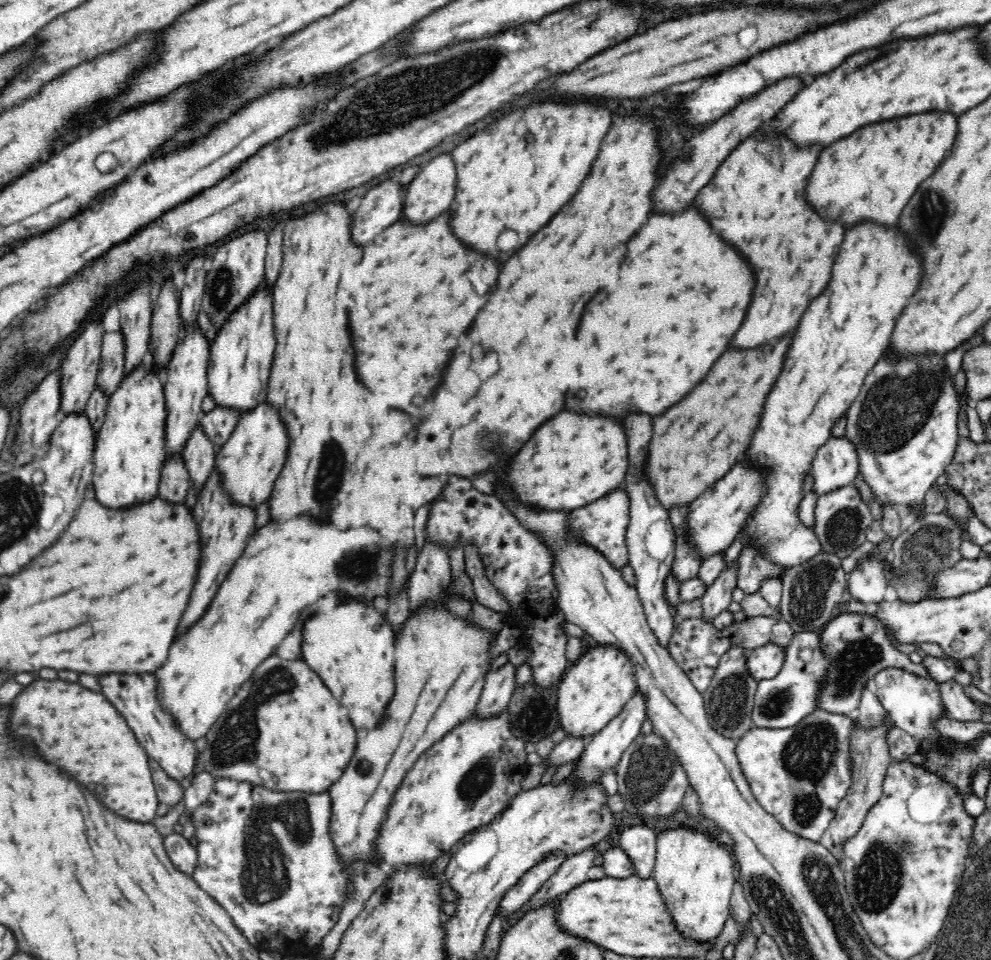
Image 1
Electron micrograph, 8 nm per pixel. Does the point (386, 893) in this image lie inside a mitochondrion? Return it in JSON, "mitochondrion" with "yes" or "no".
{"mitochondrion":"no"}

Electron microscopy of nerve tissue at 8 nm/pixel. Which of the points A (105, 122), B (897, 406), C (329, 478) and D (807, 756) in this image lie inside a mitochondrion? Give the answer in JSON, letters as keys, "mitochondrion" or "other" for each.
{"A":"other","B":"mitochondrion","C":"mitochondrion","D":"mitochondrion"}

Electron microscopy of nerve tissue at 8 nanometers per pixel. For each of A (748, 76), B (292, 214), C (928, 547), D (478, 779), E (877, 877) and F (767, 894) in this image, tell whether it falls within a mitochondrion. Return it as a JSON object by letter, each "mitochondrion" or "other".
{"A":"other","B":"other","C":"mitochondrion","D":"mitochondrion","E":"mitochondrion","F":"mitochondrion"}

